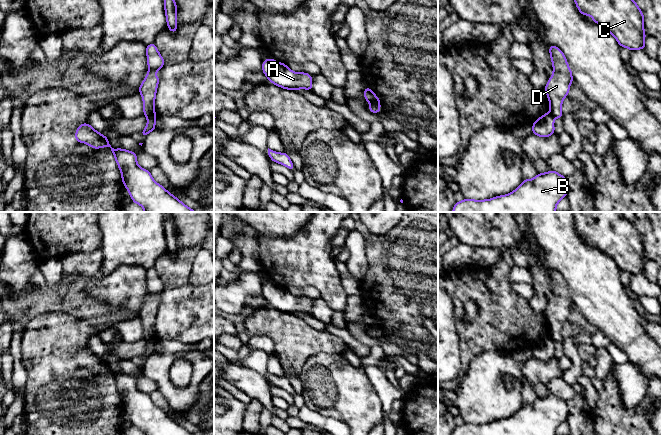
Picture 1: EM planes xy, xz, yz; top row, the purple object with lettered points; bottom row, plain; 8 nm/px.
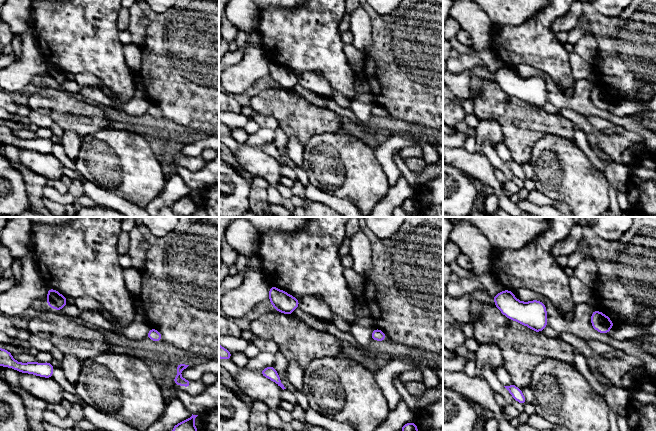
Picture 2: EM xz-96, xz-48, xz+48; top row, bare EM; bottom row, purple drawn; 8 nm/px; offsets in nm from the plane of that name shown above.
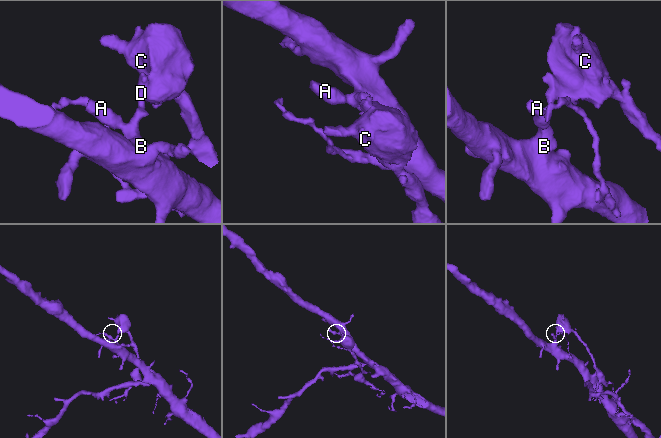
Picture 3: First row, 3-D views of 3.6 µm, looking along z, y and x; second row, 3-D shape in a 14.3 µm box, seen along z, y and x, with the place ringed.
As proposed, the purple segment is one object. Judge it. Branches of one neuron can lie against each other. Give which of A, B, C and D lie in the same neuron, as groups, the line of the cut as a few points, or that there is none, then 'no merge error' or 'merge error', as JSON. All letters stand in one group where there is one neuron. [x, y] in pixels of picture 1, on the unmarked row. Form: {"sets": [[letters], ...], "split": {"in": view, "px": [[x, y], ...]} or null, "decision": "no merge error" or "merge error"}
{"sets": [["A", "B"], ["C", "D"]], "split": {"in": "xz", "px": [[370, 326], [379, 329]]}, "decision": "merge error"}

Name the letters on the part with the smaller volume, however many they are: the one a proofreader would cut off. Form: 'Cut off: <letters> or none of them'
Cut off: C, D

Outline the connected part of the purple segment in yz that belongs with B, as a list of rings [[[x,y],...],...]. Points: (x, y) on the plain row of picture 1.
[[[550,394],[539,397],[533,403],[524,403],[513,416],[486,424],[463,423],[456,426],[452,435],[556,435],[560,424],[569,416],[567,402]]]

